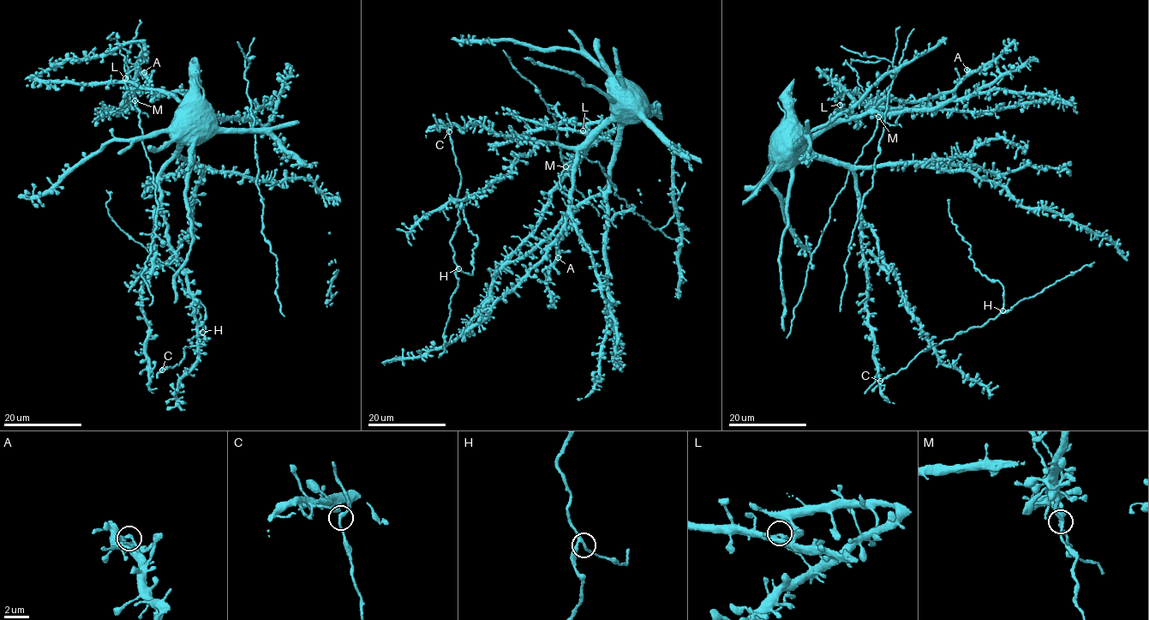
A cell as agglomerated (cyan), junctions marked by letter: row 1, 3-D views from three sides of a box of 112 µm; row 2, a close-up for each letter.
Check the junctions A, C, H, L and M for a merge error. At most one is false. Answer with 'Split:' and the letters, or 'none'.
Split: M

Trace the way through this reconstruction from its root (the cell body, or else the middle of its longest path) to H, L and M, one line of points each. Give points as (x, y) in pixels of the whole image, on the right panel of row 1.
H: (776, 157), (817, 154), (852, 172), (866, 267), (867, 326), (879, 382), (920, 352), (984, 325), (1002, 310)
L: (776, 157), (784, 159), (801, 141), (810, 141), (832, 124), (836, 118), (834, 114), (841, 110), (840, 105)
M: (776, 157), (784, 159), (801, 141), (832, 124), (845, 93), (878, 117)

